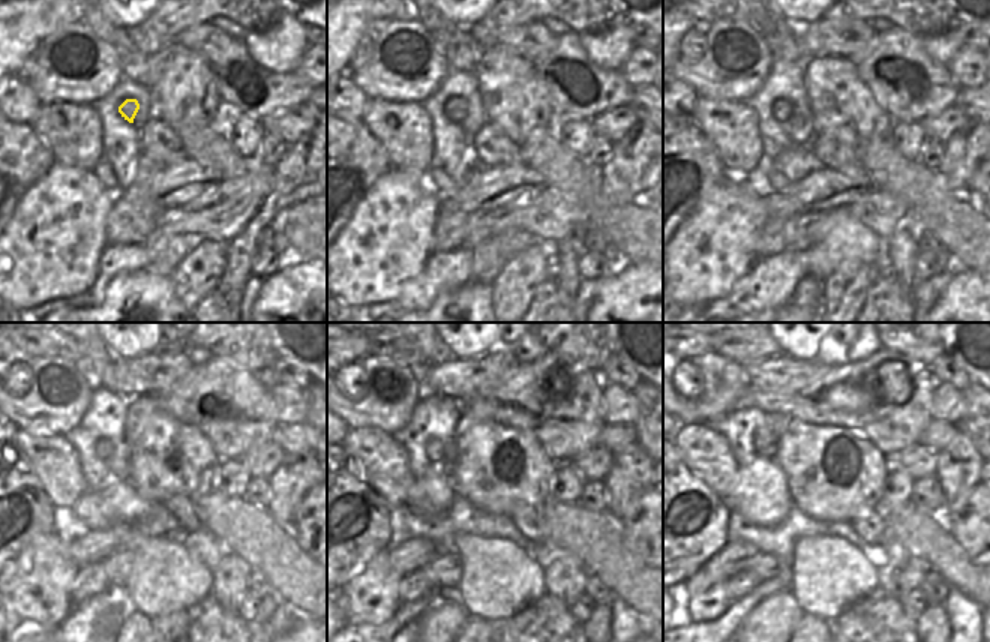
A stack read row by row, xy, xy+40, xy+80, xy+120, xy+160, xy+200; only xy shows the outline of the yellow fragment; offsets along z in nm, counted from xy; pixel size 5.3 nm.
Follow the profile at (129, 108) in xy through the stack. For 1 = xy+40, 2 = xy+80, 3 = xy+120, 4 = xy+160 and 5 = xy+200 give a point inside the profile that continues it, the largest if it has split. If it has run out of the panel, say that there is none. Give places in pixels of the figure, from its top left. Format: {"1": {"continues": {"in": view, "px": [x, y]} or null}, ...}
{"1": {"continues": {"in": "xy+40", "px": [455, 108]}}, "2": {"continues": {"in": "xy+80", "px": [782, 110]}}, "3": {"continues": {"in": "xy+120", "px": [104, 449]}}, "4": {"continues": {"in": "xy+160", "px": [434, 446]}}, "5": {"continues": {"in": "xy+200", "px": [765, 441]}}}

